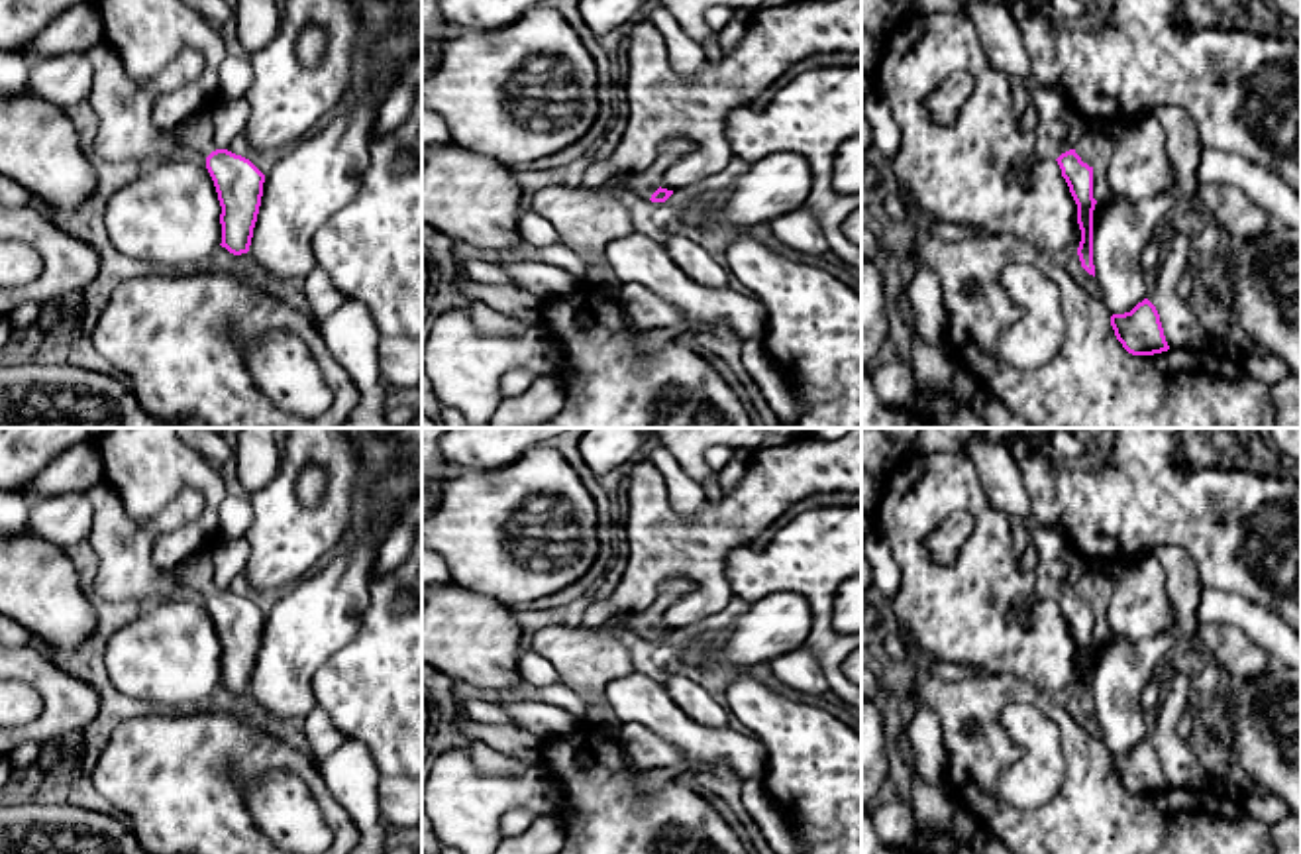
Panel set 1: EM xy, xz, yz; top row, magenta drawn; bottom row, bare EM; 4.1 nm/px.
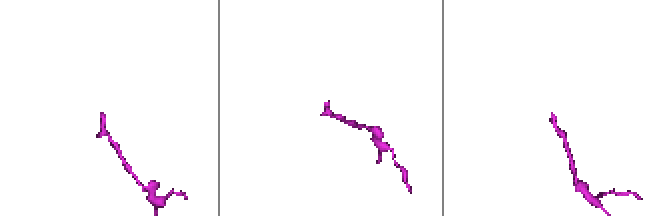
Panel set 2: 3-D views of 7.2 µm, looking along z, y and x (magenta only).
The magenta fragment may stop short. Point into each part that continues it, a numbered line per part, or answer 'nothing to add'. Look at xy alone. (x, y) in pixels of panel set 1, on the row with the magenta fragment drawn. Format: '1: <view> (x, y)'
1: xy (197, 134)

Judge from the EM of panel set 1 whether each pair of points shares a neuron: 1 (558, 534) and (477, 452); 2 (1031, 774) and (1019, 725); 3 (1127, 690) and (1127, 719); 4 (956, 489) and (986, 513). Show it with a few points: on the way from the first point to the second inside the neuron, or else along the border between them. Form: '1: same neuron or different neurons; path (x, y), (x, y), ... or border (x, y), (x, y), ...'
1: different neurons; border (532, 448), (499, 468), (464, 470)
2: same neuron; path (1031, 762), (1031, 737)
3: same neuron; path (1127, 697), (1127, 711)
4: same neuron; path (964, 491), (978, 505)

